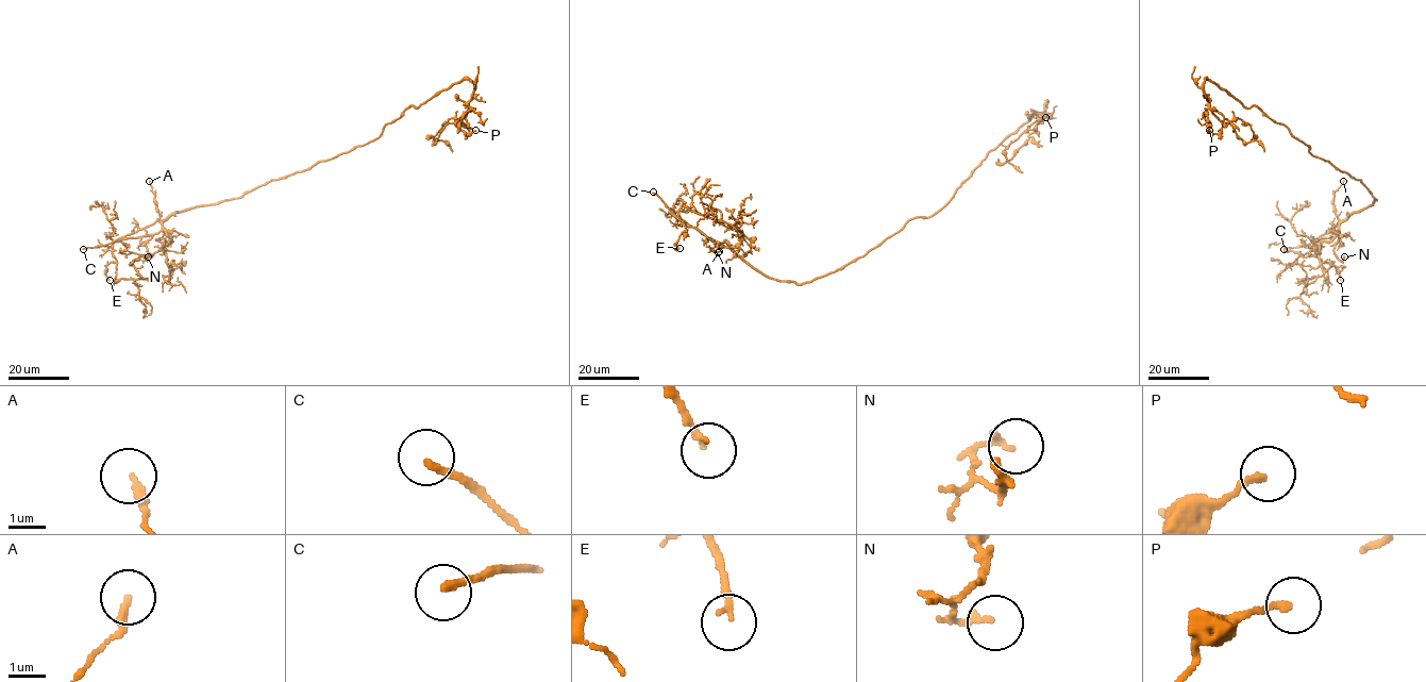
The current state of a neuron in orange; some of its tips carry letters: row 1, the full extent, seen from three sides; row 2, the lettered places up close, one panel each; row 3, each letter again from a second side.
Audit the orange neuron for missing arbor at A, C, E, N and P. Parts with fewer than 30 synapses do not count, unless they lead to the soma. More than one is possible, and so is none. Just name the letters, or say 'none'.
C

